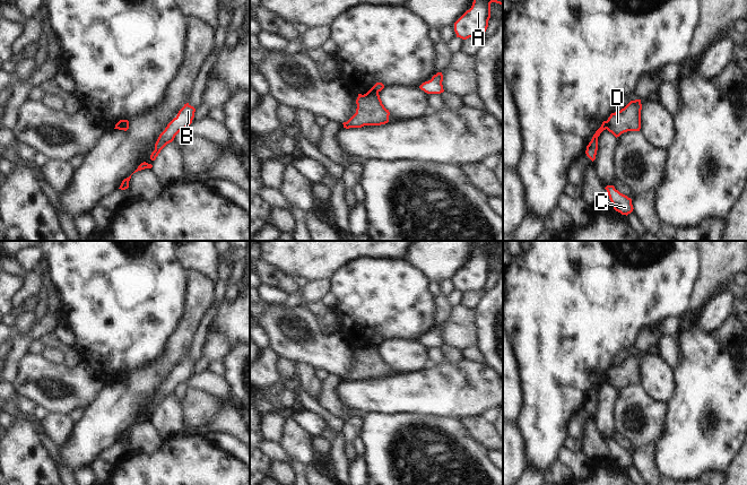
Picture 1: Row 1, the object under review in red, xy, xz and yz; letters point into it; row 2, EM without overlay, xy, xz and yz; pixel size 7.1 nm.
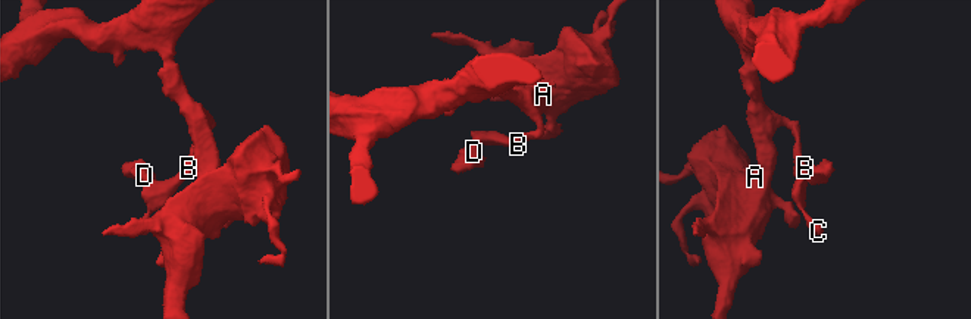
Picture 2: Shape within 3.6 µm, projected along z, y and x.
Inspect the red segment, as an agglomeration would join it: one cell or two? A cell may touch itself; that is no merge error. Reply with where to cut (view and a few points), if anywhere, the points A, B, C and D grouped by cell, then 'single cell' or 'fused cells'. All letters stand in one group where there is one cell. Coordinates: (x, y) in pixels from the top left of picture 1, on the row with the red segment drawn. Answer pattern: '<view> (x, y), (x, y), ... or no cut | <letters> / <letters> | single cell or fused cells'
xz (371, 88), (378, 92) | A B C / D | fused cells

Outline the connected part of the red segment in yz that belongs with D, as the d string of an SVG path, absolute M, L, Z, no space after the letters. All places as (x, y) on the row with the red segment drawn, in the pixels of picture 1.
M641 99L631 101L624 109L610 114L606 129L616 138L627 131L640 131L641 110Z

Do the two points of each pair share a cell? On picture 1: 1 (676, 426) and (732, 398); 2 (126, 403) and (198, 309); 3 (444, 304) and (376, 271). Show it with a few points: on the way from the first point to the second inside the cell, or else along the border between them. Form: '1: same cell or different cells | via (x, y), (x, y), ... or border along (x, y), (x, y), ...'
1: same cell | via (689, 426), (710, 407), (719, 404)
2: same cell | via (149, 381), (176, 354), (185, 332)
3: different cells | border along (436, 297), (437, 322), (440, 325)

